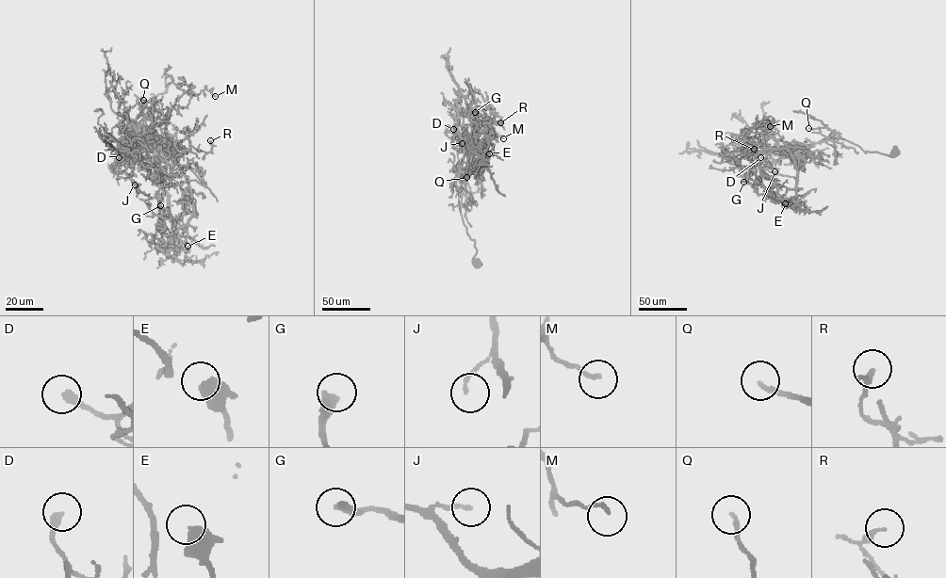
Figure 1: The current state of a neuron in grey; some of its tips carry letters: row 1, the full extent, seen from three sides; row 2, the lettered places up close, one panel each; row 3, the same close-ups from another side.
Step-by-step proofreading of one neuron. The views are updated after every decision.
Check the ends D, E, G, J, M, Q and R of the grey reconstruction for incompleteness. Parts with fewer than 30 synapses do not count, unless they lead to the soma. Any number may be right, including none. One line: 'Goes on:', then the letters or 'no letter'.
Goes on: no letter

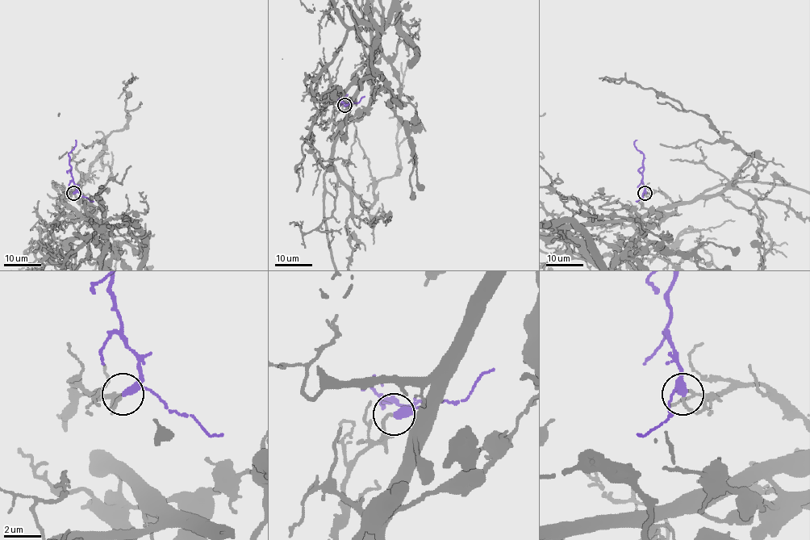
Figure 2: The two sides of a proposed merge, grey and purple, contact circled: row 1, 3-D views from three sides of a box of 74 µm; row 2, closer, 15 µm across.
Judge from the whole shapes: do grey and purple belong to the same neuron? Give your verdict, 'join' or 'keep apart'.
join

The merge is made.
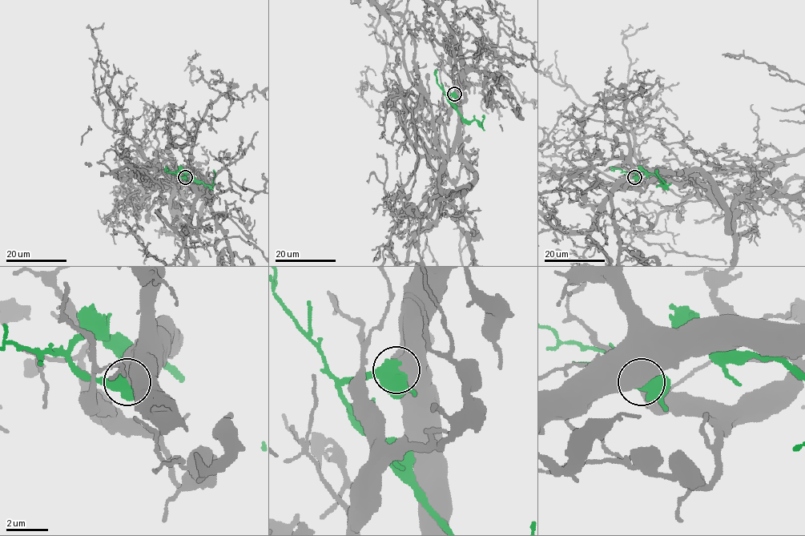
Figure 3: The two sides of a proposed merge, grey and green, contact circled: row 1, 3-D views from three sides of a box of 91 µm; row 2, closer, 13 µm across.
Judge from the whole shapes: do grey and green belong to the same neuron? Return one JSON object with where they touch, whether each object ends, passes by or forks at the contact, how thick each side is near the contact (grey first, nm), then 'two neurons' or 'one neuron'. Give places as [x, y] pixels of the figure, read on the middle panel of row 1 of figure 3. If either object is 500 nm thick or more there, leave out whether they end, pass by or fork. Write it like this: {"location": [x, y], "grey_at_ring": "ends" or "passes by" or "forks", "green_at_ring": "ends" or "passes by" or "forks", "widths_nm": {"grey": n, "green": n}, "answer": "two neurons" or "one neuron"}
{"location": [454, 94], "widths_nm": {"grey": 700, "green": 600}, "answer": "one neuron"}

